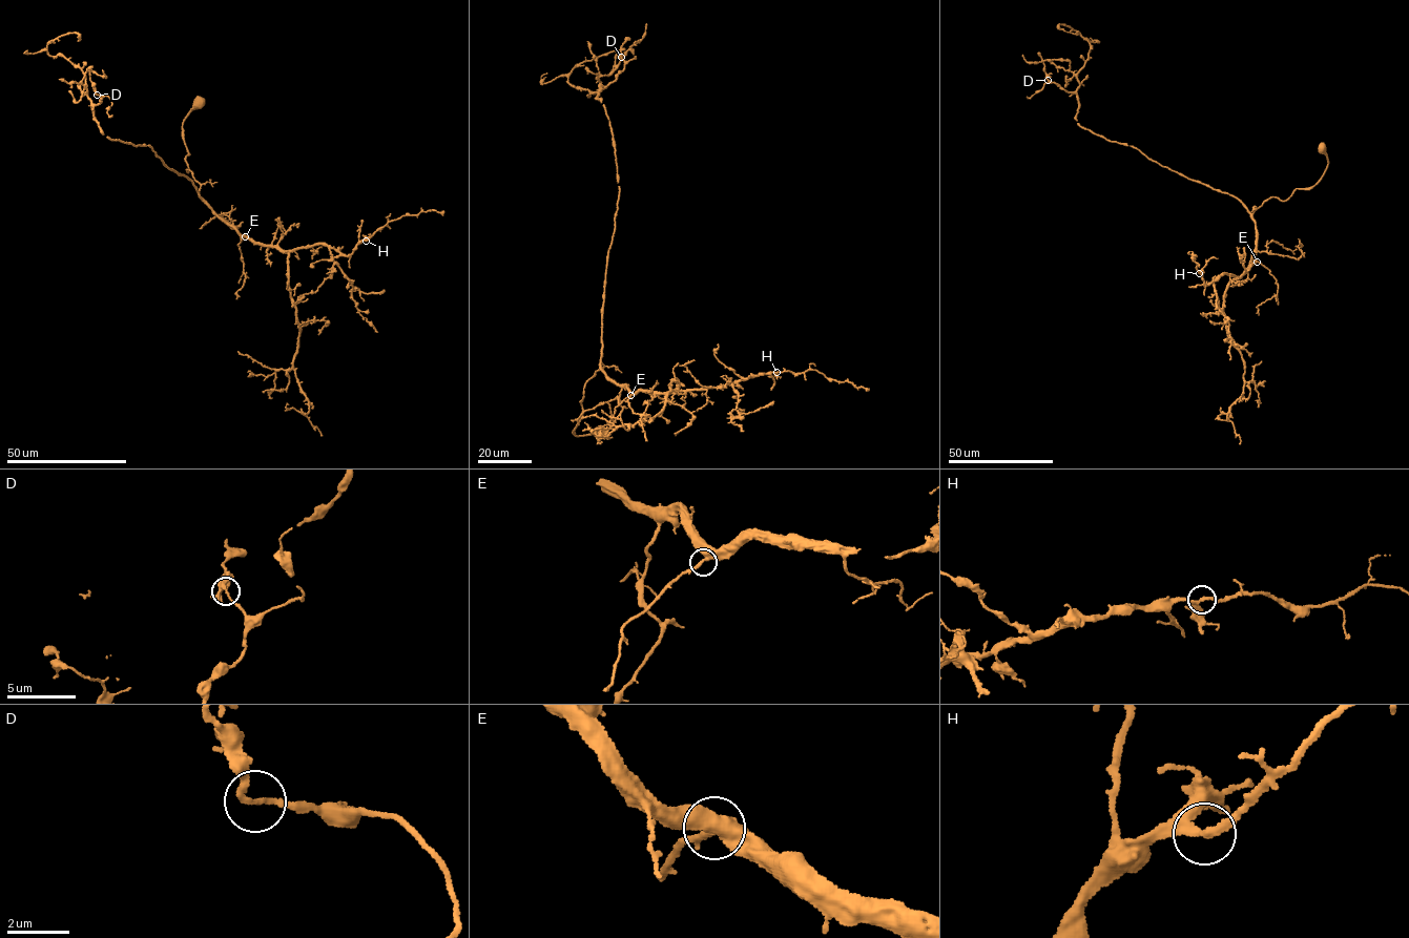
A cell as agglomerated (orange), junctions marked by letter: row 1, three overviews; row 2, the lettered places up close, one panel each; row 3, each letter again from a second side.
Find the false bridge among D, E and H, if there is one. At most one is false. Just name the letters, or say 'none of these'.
none of these

